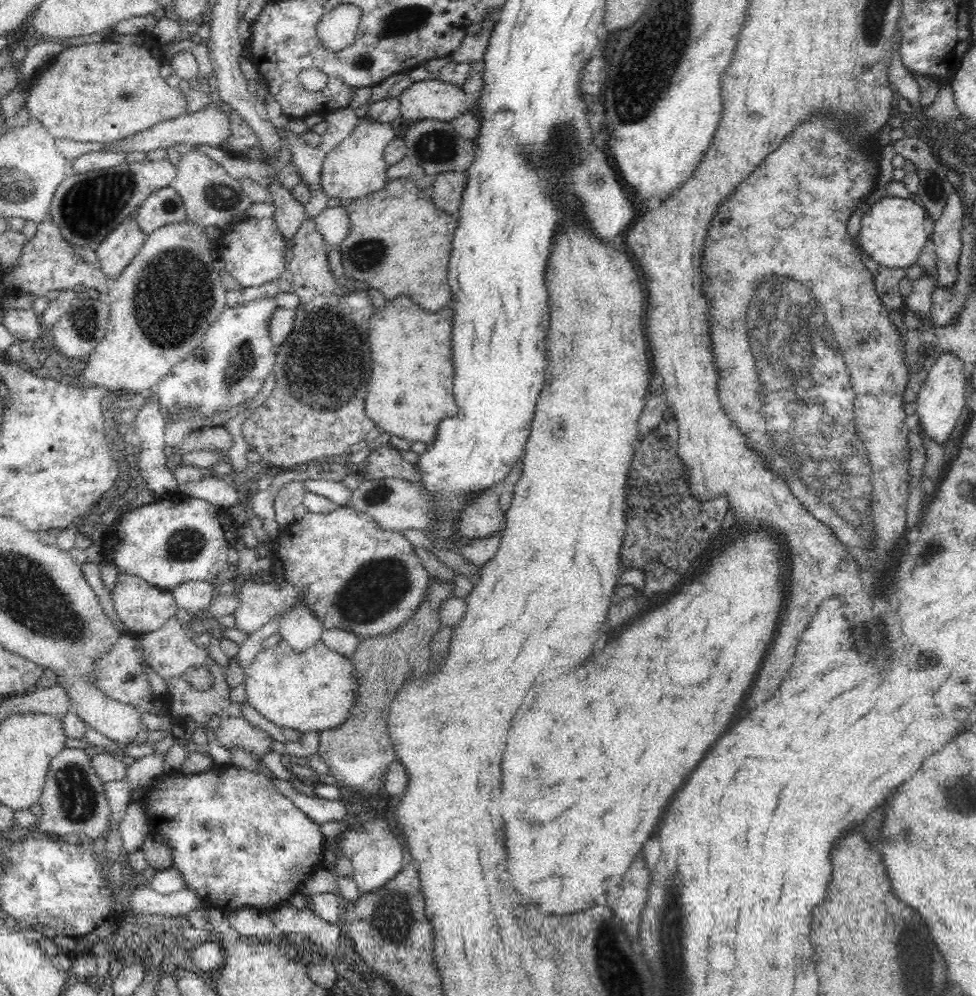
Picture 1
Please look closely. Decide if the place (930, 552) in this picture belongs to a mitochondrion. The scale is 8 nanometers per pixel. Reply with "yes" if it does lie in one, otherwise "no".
yes

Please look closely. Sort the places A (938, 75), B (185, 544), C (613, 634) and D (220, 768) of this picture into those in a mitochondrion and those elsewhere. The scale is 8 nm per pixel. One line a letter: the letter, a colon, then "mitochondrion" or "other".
A: other
B: mitochondrion
C: other
D: other

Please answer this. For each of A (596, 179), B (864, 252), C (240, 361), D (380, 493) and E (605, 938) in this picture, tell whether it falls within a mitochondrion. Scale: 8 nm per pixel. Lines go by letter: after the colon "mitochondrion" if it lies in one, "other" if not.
A: mitochondrion
B: other
C: mitochondrion
D: mitochondrion
E: mitochondrion

